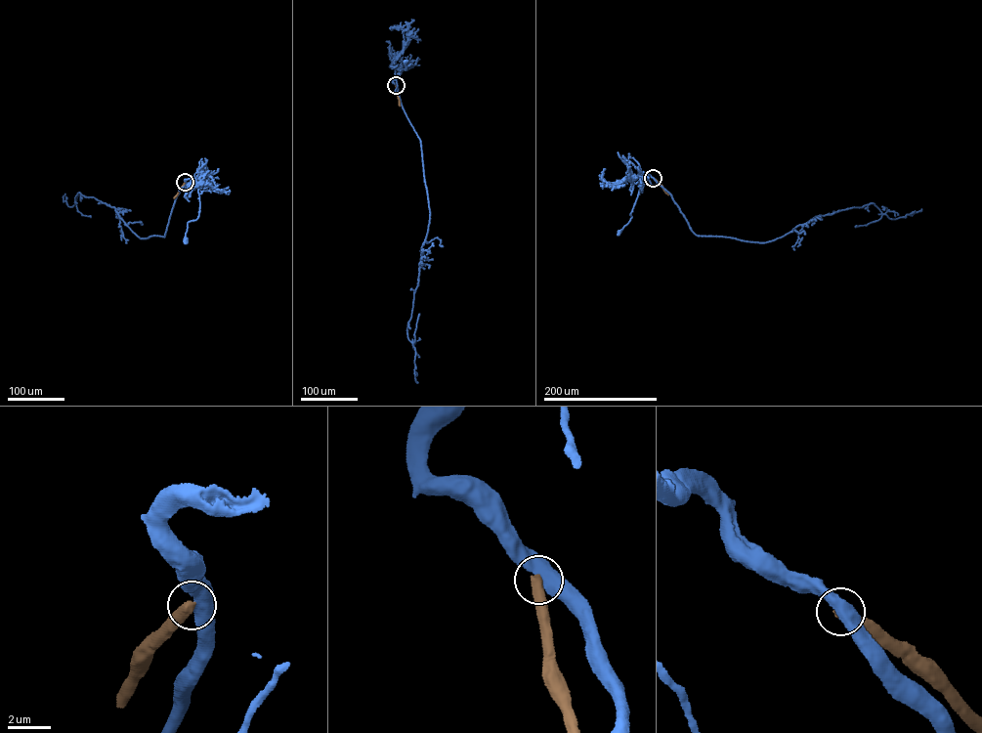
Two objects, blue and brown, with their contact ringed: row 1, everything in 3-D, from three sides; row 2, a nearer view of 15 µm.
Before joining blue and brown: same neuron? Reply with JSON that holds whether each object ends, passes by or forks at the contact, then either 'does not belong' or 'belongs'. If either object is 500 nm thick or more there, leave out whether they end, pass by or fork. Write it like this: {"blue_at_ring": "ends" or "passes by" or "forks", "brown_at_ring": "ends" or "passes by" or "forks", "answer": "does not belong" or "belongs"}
{"answer": "does not belong"}

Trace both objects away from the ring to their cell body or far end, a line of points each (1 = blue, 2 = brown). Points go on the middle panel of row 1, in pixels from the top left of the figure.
1: (396, 85), (393, 81), (399, 70), (412, 64), (405, 69), (405, 61)
2: (396, 85), (400, 106)

